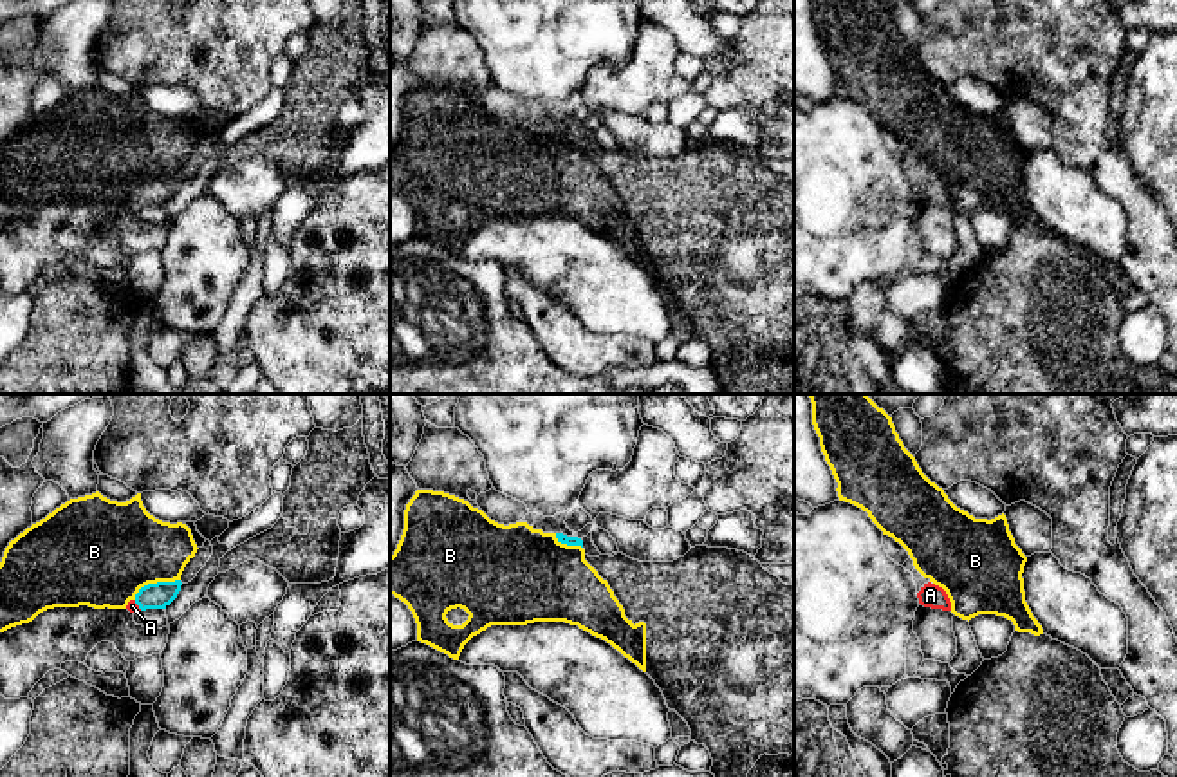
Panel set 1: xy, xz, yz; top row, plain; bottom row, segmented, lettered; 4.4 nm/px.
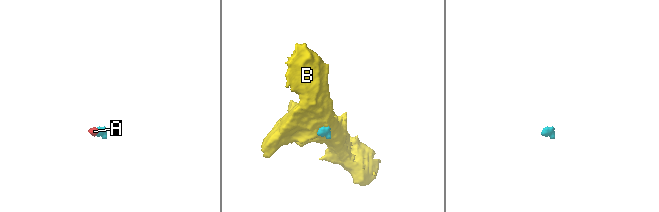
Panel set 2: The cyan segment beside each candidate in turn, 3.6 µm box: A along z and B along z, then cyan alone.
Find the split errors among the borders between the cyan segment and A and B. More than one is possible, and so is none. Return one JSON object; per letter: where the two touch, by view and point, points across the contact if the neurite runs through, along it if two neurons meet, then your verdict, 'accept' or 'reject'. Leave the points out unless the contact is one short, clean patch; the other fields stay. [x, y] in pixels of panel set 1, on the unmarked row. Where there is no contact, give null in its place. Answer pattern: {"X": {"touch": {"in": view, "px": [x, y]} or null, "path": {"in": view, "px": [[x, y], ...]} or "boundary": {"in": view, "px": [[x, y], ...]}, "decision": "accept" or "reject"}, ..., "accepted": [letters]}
{"A": {"touch": {"in": "xy", "px": [138, 199]}, "path": {"in": "xy", "px": [[159, 190], [138, 199], [132, 201]]}, "decision": "accept"}, "B": {"touch": {"in": "xy", "px": [154, 179]}, "boundary": {"in": "xy", "px": [[179, 174], [145, 179], [134, 194]]}, "decision": "reject"}, "accepted": ["A"]}

